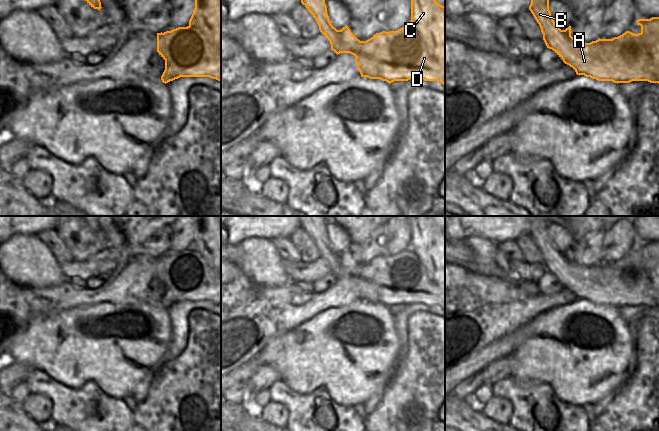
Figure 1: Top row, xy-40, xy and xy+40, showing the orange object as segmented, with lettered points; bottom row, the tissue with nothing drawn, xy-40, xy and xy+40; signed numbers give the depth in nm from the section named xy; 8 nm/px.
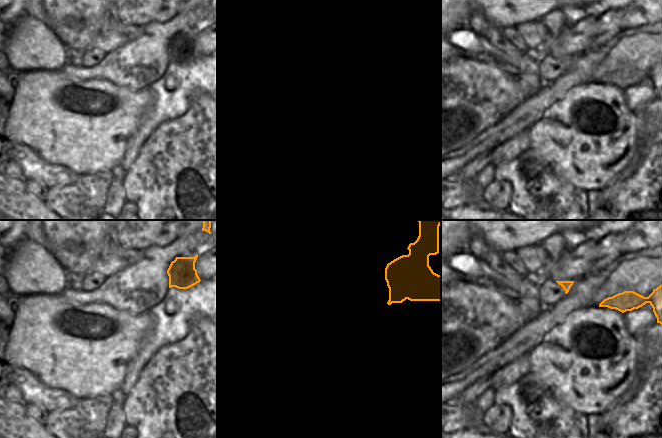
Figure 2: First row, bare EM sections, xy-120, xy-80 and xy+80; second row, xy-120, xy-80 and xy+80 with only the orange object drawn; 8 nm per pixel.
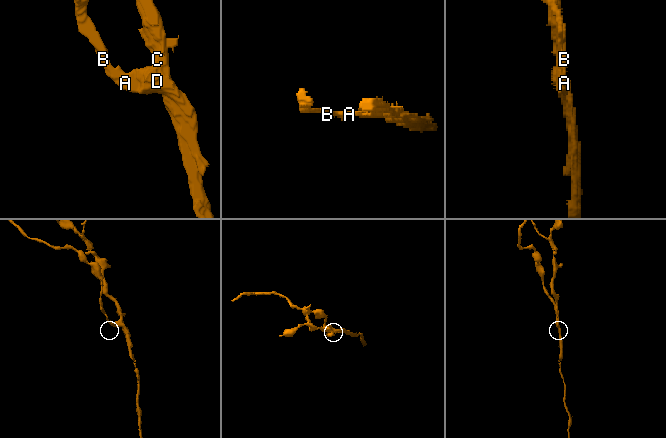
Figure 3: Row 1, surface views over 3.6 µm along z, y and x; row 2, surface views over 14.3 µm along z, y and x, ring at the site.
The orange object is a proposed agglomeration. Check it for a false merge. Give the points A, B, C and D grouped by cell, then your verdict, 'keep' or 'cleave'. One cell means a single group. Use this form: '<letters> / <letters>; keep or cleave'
A B / C D; cleave

